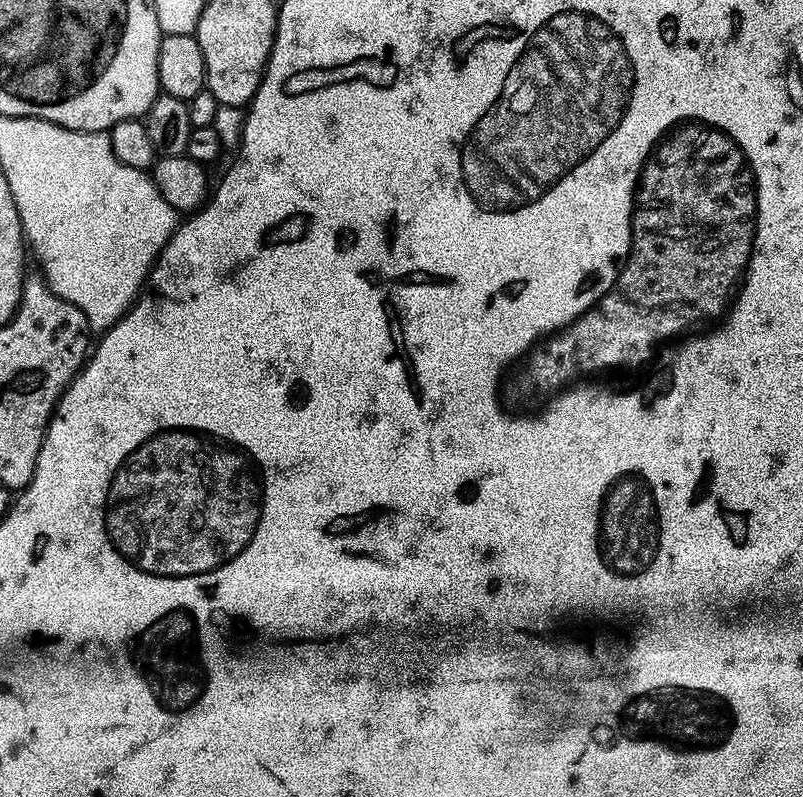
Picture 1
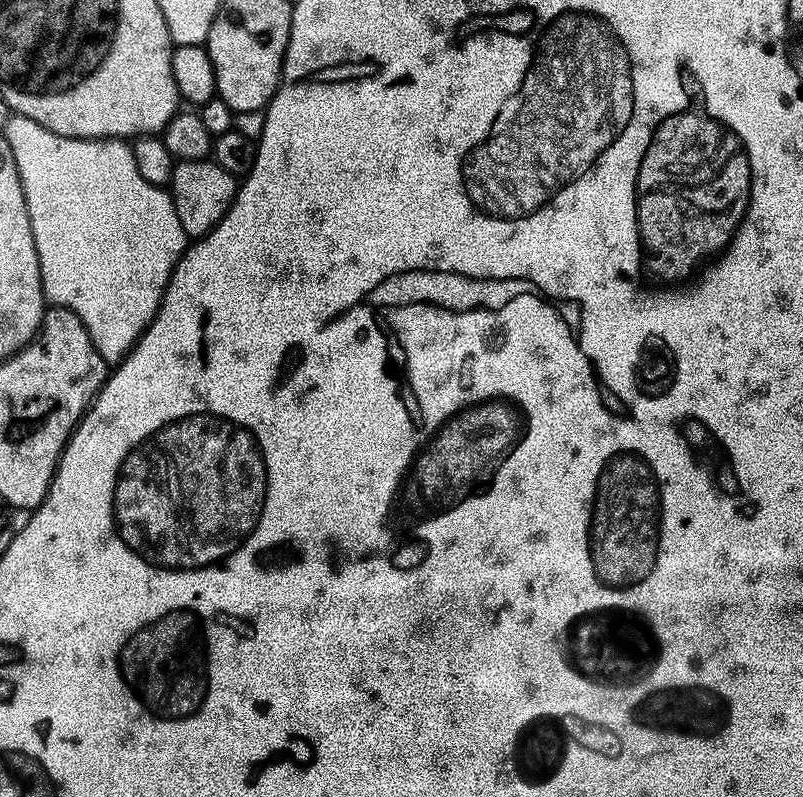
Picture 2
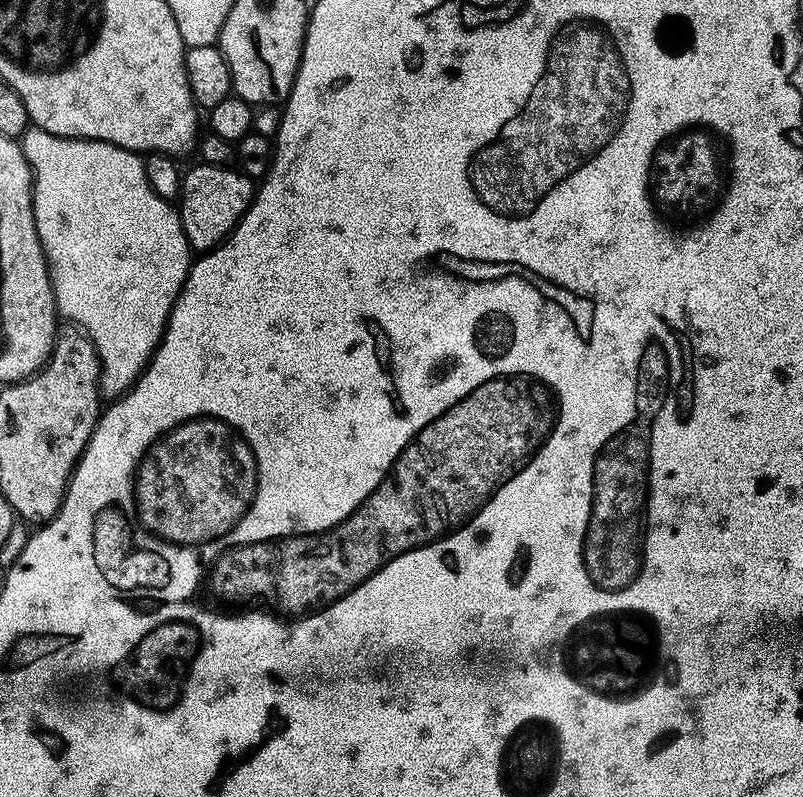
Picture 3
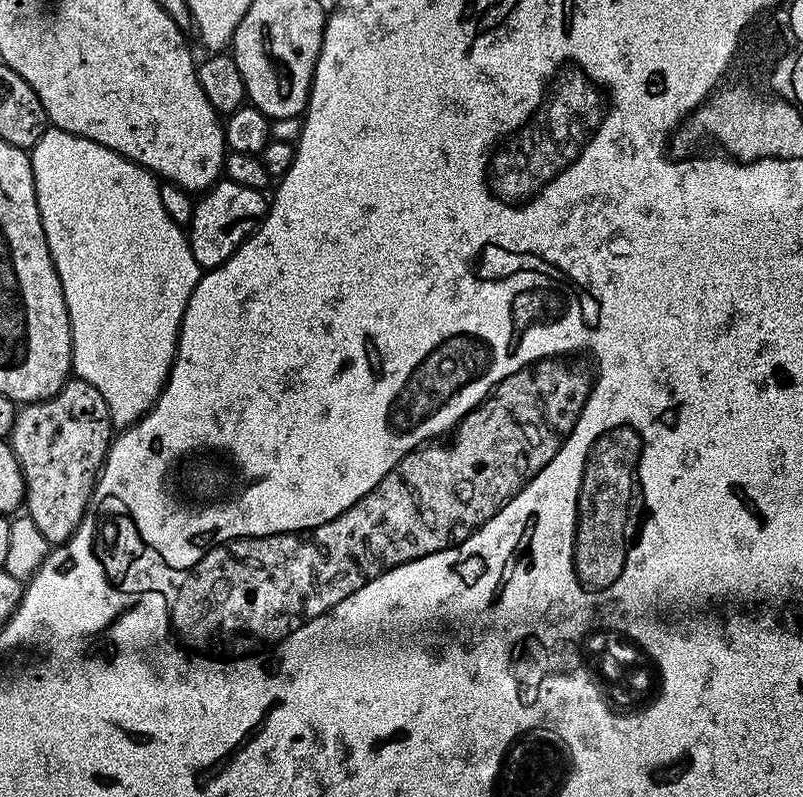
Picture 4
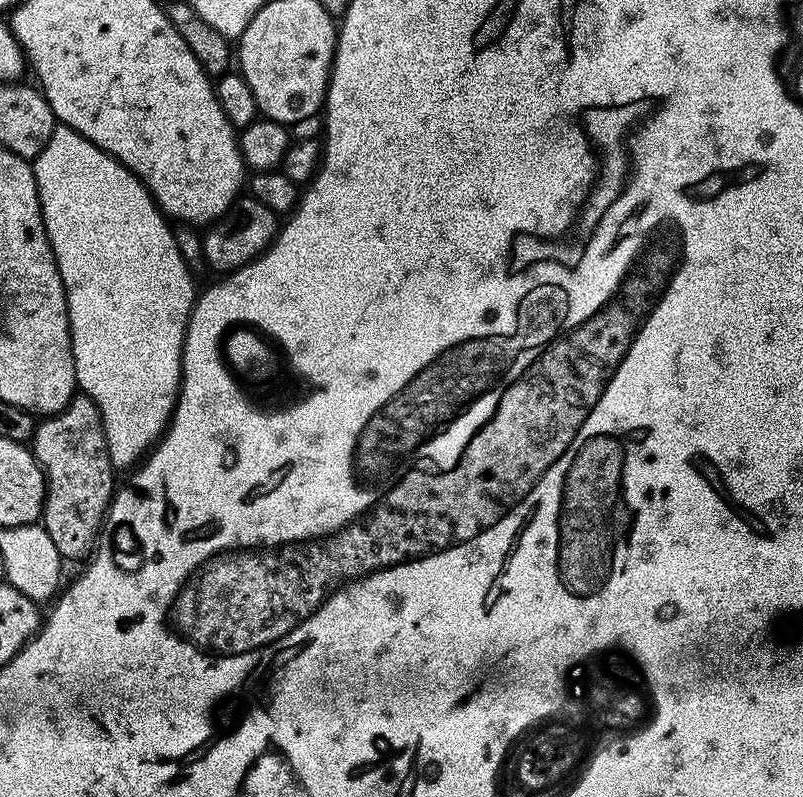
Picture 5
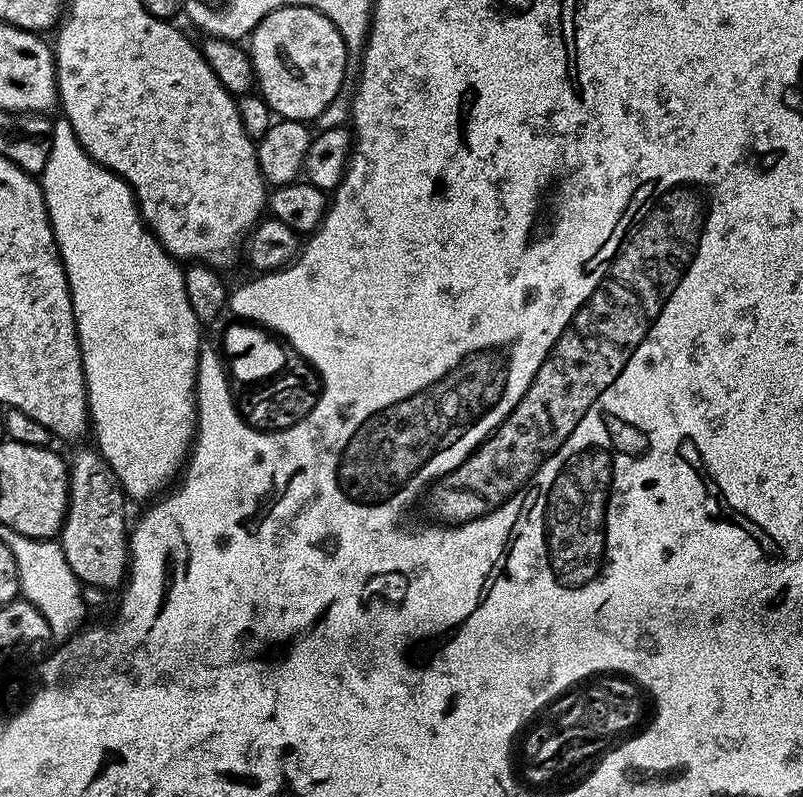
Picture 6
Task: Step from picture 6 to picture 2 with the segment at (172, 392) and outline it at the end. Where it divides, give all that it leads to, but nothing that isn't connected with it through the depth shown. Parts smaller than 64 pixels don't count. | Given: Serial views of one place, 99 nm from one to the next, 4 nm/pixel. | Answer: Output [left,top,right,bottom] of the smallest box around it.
[2,115,190,366]

